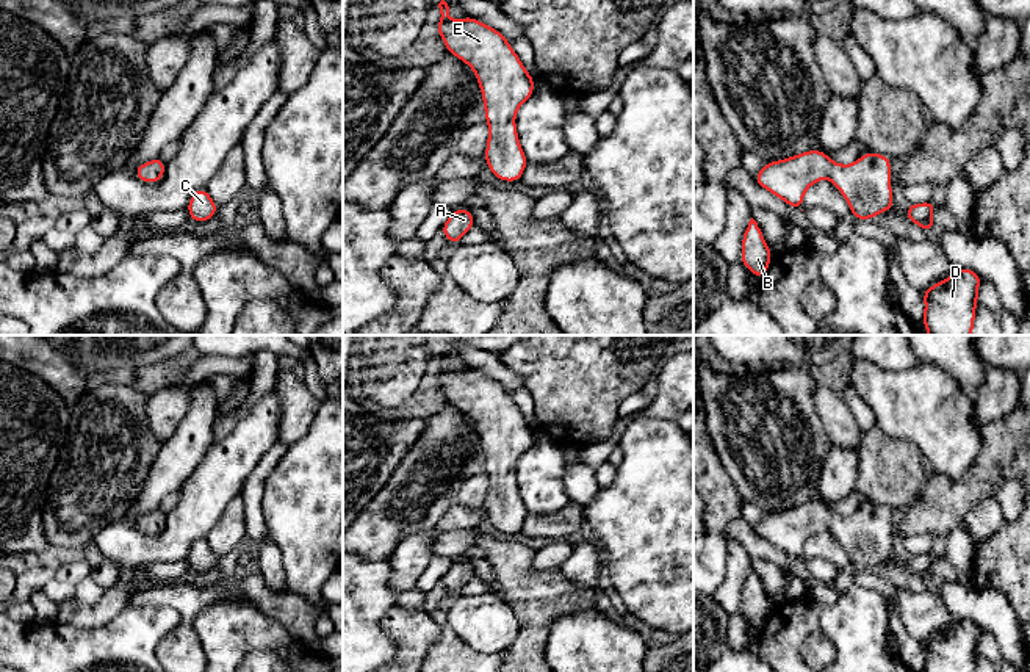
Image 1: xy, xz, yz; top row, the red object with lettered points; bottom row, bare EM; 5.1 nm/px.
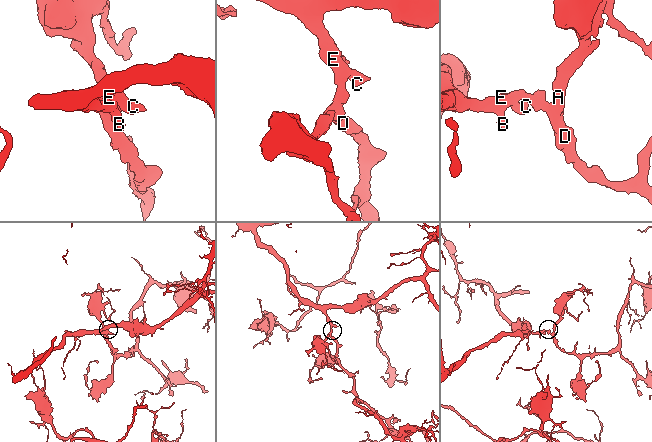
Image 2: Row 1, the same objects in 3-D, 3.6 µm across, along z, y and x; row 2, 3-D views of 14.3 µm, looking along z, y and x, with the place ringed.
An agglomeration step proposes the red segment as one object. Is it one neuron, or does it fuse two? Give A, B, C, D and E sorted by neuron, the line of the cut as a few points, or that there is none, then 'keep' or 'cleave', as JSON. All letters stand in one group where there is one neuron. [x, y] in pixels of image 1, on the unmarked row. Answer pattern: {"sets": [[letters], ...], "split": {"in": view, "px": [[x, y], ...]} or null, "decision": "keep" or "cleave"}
{"sets": [["A", "B", "C", "D", "E"]], "split": null, "decision": "keep"}

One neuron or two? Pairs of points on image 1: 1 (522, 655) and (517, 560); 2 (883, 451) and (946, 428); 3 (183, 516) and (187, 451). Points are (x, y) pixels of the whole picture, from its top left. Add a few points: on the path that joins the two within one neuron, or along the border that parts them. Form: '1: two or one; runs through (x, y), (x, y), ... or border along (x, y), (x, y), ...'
1: one; runs through (528, 632), (528, 592), (518, 583)
2: two; border along (877, 425), (889, 436), (910, 442), (925, 461)
3: two; border along (207, 450), (180, 489)

